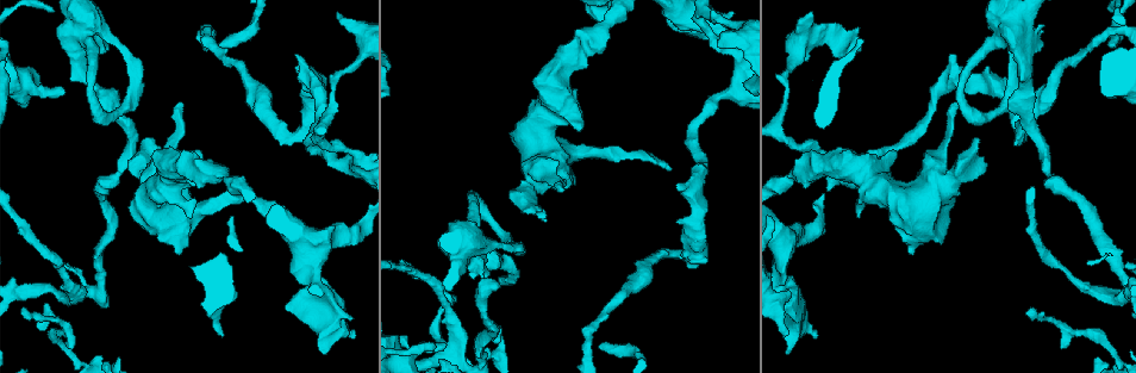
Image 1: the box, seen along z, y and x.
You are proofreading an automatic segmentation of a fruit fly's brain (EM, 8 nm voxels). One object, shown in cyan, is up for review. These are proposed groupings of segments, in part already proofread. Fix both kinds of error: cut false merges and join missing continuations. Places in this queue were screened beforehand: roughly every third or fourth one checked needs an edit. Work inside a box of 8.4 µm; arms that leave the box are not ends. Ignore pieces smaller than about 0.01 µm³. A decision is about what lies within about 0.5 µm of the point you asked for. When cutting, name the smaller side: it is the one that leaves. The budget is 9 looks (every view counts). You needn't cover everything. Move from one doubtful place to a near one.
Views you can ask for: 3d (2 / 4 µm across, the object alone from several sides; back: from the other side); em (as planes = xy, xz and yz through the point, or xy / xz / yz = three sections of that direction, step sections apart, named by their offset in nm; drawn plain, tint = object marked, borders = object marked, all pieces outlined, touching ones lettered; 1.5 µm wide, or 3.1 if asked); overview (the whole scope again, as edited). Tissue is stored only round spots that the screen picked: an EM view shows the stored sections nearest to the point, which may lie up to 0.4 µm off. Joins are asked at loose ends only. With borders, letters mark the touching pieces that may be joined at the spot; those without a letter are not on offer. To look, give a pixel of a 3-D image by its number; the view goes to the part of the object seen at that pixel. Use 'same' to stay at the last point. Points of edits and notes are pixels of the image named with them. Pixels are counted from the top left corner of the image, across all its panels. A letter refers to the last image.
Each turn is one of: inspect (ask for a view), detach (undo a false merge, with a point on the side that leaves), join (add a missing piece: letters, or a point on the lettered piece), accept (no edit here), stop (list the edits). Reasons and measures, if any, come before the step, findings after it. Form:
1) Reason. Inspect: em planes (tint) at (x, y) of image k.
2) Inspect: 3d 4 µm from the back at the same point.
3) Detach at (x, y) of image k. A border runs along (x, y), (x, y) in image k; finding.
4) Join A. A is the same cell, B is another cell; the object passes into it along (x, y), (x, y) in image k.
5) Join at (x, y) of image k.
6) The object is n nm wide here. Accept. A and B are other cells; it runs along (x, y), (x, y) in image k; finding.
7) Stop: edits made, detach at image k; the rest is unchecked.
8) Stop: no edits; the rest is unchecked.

Inspect: em xy step 4 (borders) at (670, 169) of image 1.

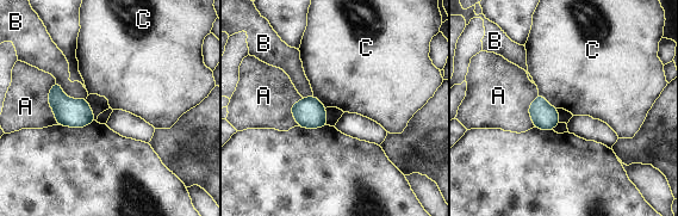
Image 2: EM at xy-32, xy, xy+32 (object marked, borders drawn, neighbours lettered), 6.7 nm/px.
Inspect: em planes (borders) at the same point.

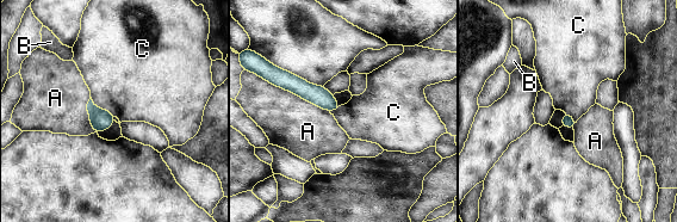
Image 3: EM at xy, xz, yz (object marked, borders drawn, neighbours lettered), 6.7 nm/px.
Accept. A, B and C are other cells; it runs along (279, 84), (294, 84), (336, 106) in image 3; no lettered piece goes on from it.

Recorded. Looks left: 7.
Thick turns thin. Inspect: 3d 2 µm at (794, 291) of image 1.

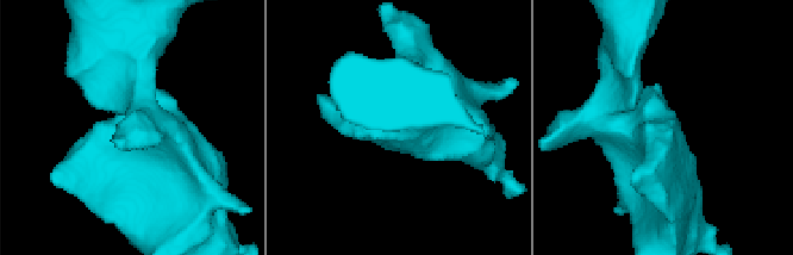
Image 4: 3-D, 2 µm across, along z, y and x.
Inspect: em planes (tint) at (652, 132) of image 4.

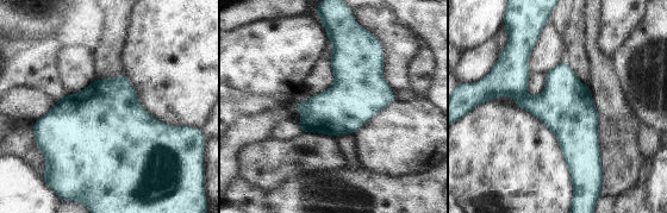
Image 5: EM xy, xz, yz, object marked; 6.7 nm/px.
What lies round it. Inspect: em planes (borders) at the same point.

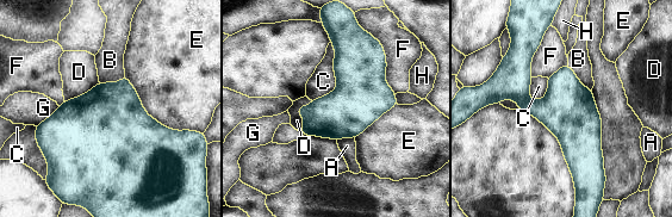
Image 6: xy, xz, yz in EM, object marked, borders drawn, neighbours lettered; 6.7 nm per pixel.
Accept. A, B, C, D, E, F, G and H are other cells; a border runs along (330, 41), (336, 87), (311, 100) in image 6; all the same cell.

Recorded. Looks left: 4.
Abrupt turn. Inspect: 3d 2 µm at (673, 252) of image 1.

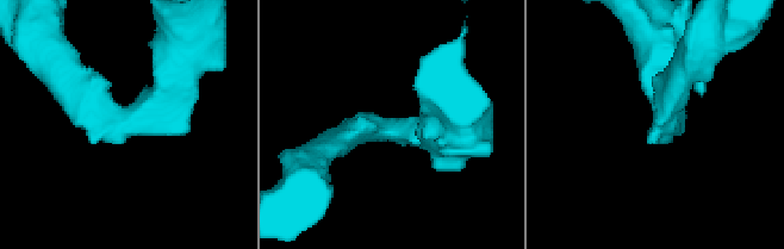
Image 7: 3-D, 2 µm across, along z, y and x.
The arms are 260, 340 nm wide. Inspect: em xz step 8 (tint) at (661, 122) of image 7.

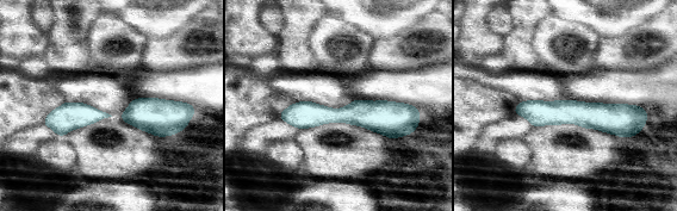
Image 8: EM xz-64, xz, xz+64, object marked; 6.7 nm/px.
Cut it another way. Inspect: em planes (borders) at the same point.

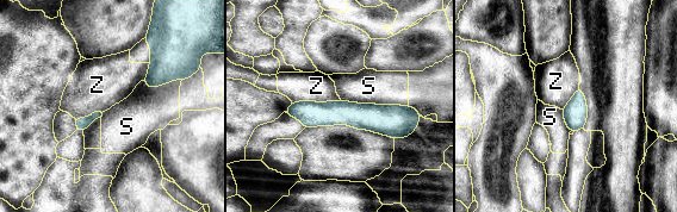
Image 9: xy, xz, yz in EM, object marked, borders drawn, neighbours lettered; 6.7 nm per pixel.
The object is 60 nm wide here. Accept. S and Z are other cells; continuous, no second cell.

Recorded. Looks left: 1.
Stop: no edits; the rest is unchecked.

